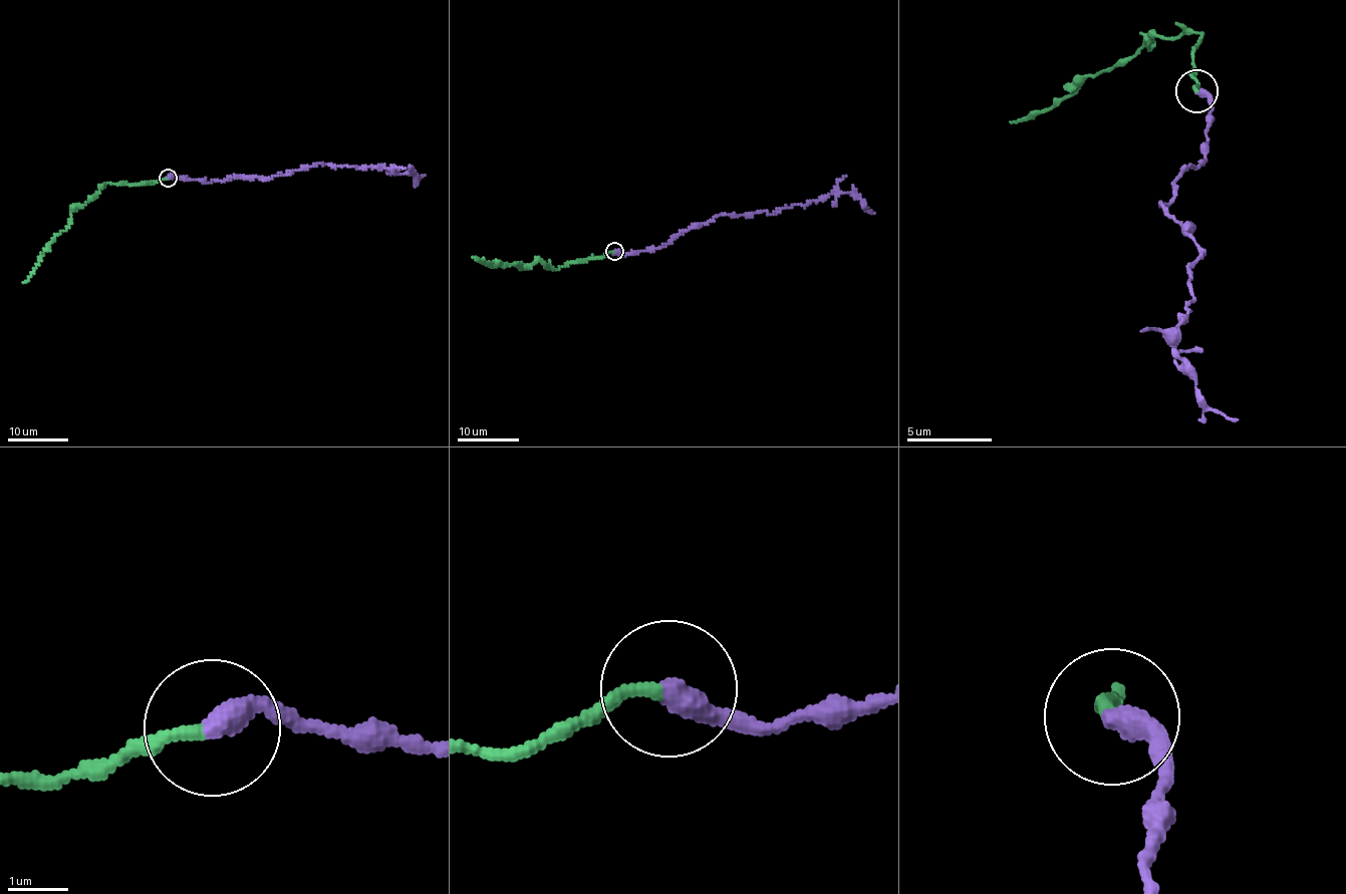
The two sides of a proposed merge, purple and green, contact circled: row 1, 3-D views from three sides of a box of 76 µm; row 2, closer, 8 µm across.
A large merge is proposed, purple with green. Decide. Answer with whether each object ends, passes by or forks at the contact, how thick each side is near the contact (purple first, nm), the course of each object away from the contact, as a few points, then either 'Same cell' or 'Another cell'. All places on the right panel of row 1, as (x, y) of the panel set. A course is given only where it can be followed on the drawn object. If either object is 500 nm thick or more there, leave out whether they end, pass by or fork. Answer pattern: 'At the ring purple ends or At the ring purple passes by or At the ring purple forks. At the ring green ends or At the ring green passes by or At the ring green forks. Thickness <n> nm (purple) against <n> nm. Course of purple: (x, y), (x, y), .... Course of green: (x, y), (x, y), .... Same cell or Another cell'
At the ring purple ends. At the ring green ends. Thickness 440 nm (purple) against 220 nm. Course of purple: (1197, 92), (1214, 117), (1207, 162), (1160, 204), (1201, 256), (1174, 355), (1238, 419). Course of green: (1197, 90), (1189, 47), (1202, 36), (1190, 28), (1157, 36), (1111, 67), (1083, 78), (1077, 94), (1008, 121). Another cell

